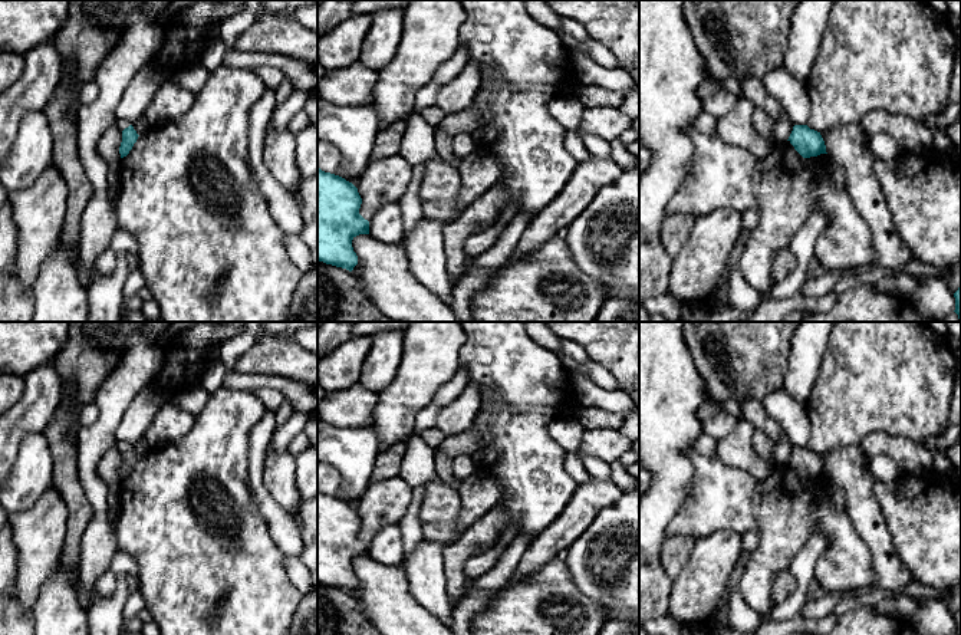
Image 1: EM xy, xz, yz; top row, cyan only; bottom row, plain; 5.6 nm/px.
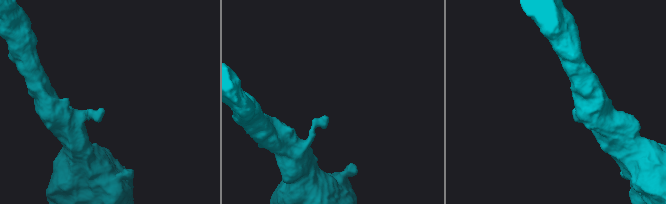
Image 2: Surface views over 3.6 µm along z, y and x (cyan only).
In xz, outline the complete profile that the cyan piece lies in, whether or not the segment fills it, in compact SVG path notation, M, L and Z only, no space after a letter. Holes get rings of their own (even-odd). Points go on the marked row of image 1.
M317 167L317 261L353 270L358 256L352 240L369 234L369 221L359 214L361 204L352 182Z

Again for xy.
M116 119L115 121L119 126L119 129L122 131L122 142L119 147L119 154L121 158L126 157L129 154L129 151L132 149L134 144L138 139L138 134L134 129L132 124L129 121L125 119Z

